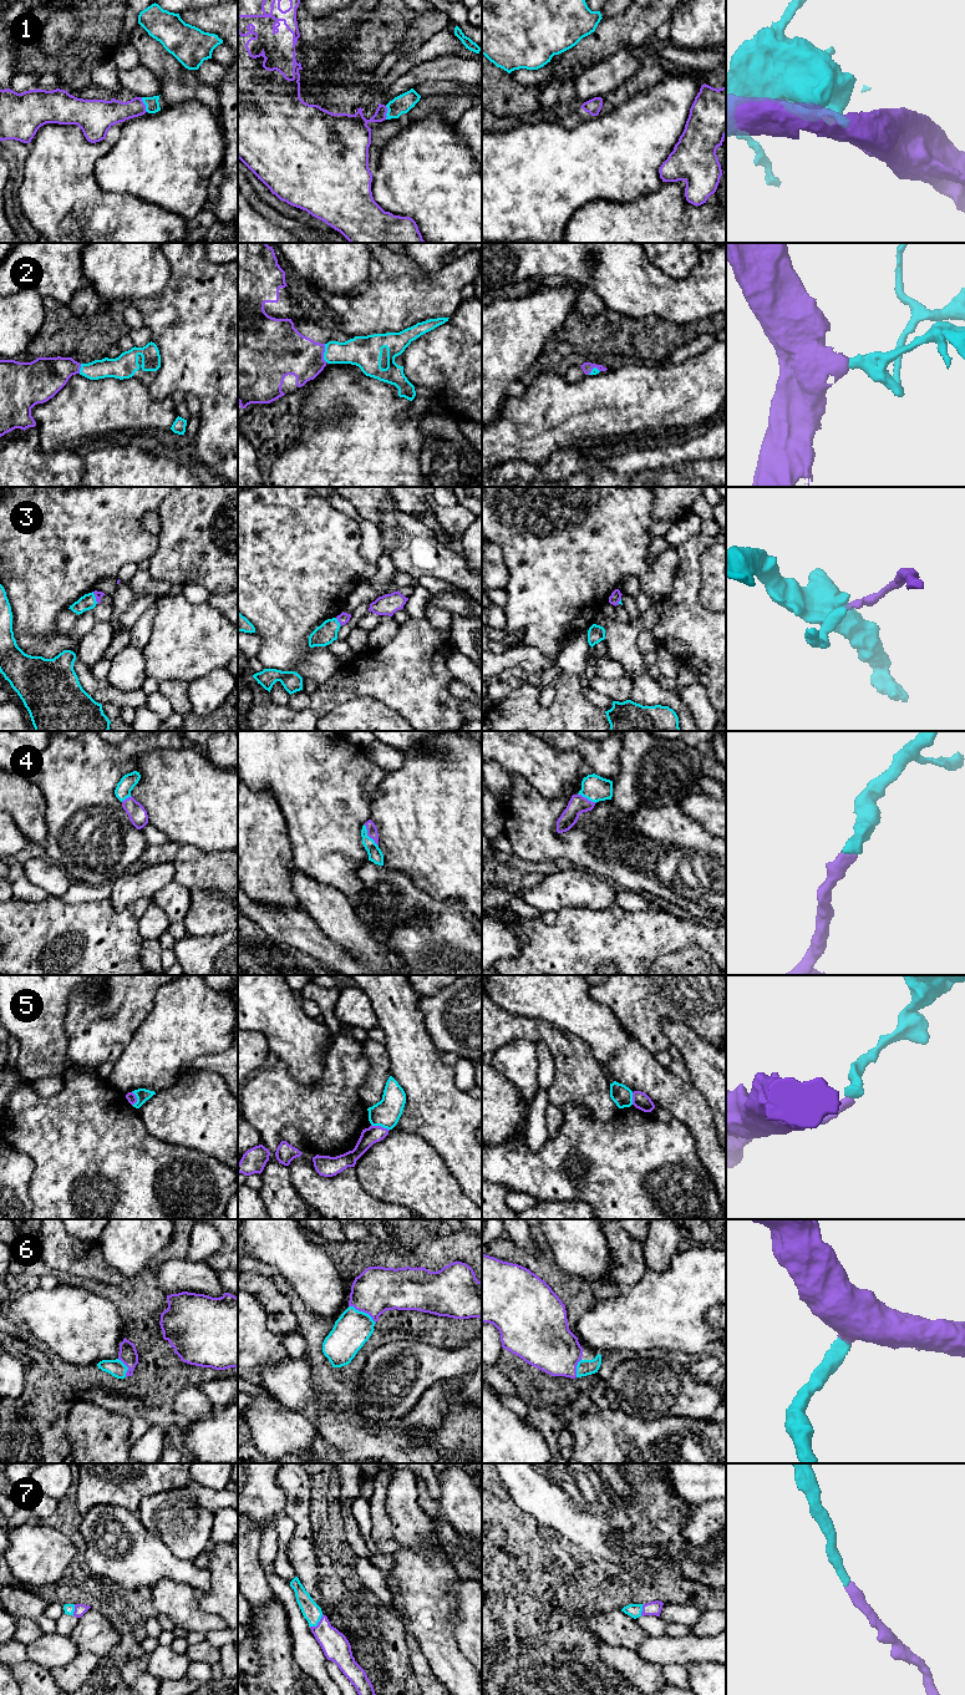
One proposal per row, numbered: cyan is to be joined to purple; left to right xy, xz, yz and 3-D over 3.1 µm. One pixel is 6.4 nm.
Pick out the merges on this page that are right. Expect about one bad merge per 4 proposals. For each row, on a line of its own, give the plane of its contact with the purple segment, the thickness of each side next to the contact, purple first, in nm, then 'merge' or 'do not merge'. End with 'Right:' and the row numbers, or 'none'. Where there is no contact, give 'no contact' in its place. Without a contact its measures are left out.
1: meets purple in xy; 160 nm thick on the purple side, 90 nm on the other; merge
2: meets purple in xz; 300 nm thick on the purple side, 200 nm on the other; merge
3: meets purple in xz; 70 nm thick on the purple side, 140 nm on the other; do not merge
4: meets purple in xz; 70 nm thick on the purple side, 90 nm on the other; merge
5: meets purple in xz; 110 nm thick on the purple side, 180 nm on the other; do not merge
6: meets purple in xz; 300 nm thick on the purple side, 240 nm on the other; merge
7: meets purple in xz; 180 nm thick on the purple side, 120 nm on the other; merge
Right: 1, 2, 4, 6, 7

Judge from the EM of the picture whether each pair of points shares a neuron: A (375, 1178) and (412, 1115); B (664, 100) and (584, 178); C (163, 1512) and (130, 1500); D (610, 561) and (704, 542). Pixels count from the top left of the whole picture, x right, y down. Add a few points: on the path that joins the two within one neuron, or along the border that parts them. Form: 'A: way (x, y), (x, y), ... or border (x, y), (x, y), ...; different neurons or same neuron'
A: border (394, 1127), (401, 1131), (415, 1132), (428, 1143); different neurons
B: way (644, 120), (604, 158); same neuron
C: border (166, 1490), (146, 1496), (136, 1511); different neurons
D: border (675, 548), (680, 562), (676, 578); different neurons

